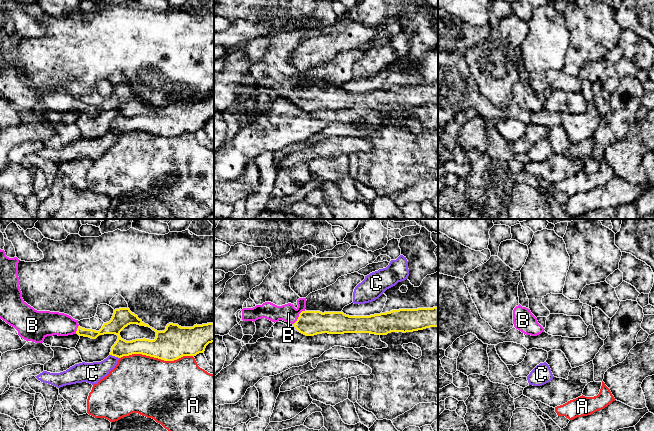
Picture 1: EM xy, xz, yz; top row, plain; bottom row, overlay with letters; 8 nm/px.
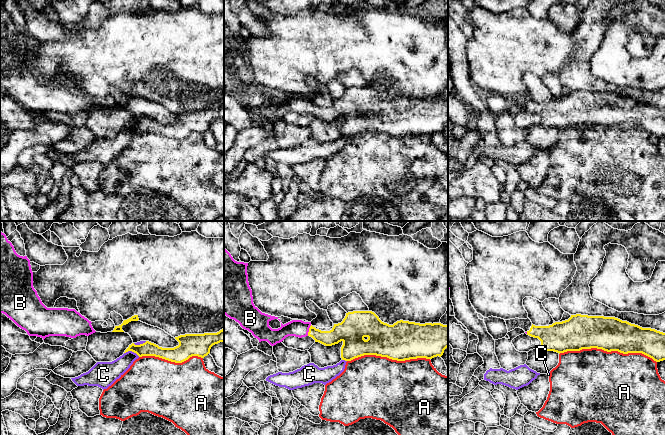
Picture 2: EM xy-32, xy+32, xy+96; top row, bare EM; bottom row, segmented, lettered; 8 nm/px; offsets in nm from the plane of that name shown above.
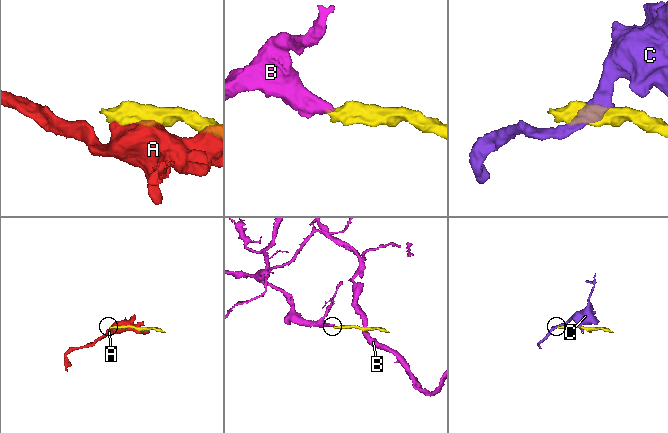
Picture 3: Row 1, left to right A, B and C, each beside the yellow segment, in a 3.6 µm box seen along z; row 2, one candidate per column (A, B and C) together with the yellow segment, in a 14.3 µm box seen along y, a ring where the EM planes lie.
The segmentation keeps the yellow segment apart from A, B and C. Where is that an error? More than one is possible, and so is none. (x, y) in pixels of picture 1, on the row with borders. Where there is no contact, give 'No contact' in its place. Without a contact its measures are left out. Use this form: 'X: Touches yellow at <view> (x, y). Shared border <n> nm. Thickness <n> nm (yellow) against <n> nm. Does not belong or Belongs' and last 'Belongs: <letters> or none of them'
A: Touches yellow at xy (156, 357). Shared border 600 nm. Thickness 260 nm (yellow) against 480 nm. Does not belong
B: Touches yellow at xz (299, 316). Shared border 160 nm. Thickness 200 nm (yellow) against 140 nm. Belongs
C: Touches yellow at xy (114, 355). Shared border 80 nm. Thickness 130 nm (yellow) against 170 nm. Does not belong
Belongs: B

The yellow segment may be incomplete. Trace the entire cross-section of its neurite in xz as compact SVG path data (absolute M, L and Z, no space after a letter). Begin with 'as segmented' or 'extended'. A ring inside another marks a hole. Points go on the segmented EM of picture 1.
extended | M306 298L297 300L298 307L288 303L277 306L271 302L265 302L262 305L256 305L253 308L243 308L242 320L253 321L265 318L272 322L283 320L291 323L300 333L306 336L314 336L317 334L344 334L344 333L370 333L375 335L387 335L391 332L413 332L423 330L430 327L438 327L438 306L433 308L417 308L417 309L399 309L386 313L374 314L370 316L349 316L343 312L320 312L306 311Z

